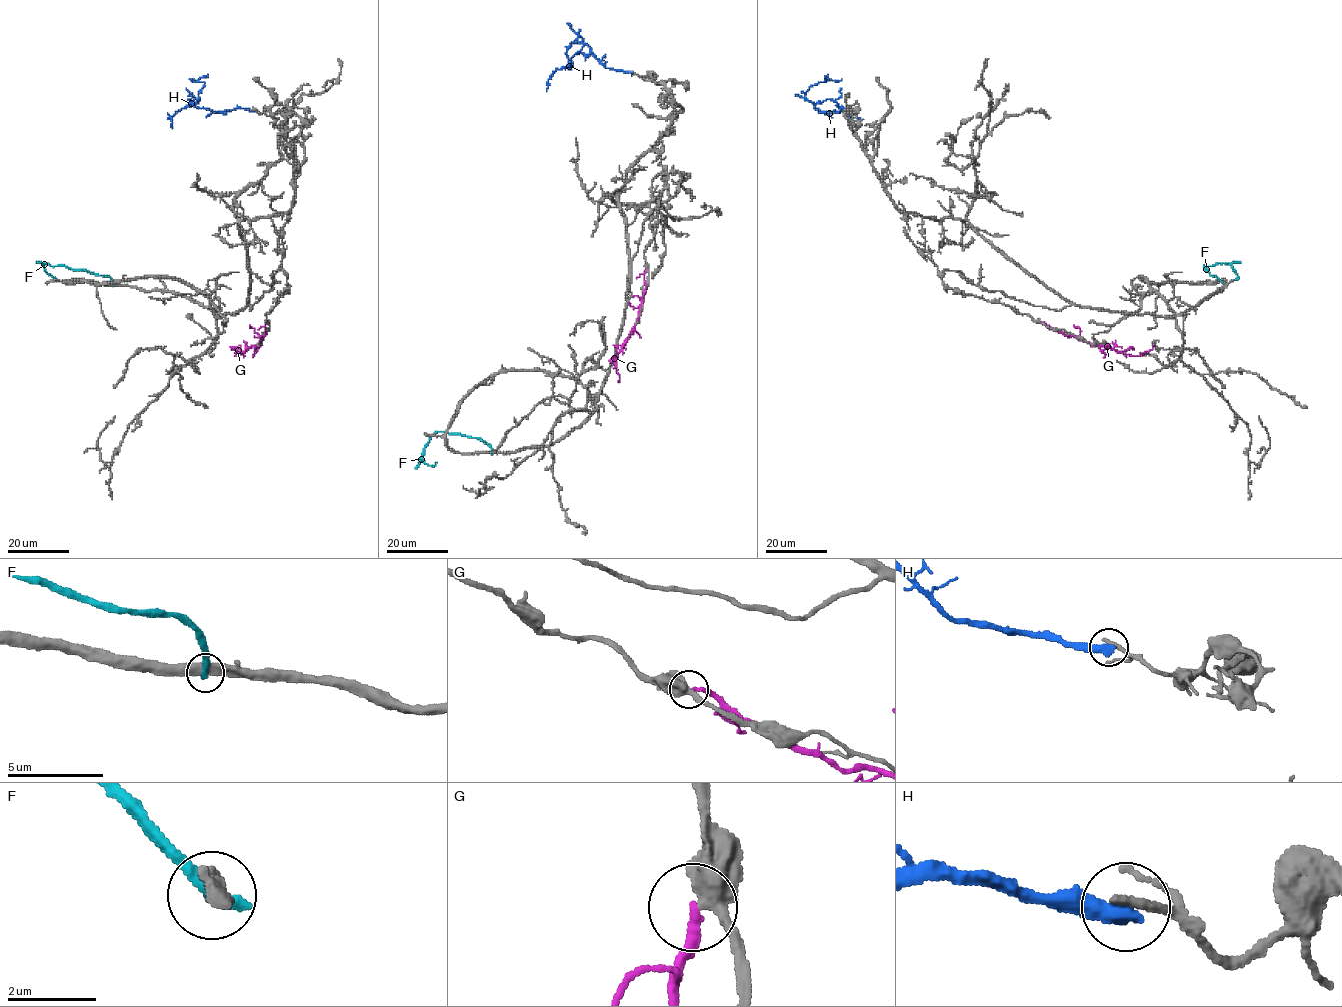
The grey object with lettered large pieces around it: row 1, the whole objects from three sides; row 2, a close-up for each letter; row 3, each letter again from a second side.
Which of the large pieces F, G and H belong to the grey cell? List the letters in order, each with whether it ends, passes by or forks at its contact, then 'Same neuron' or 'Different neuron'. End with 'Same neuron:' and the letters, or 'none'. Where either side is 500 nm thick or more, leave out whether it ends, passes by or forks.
F: It ends there. Different neuron
G: It ends there. Different neuron
H: It ends there. Different neuron
Same neuron: none

